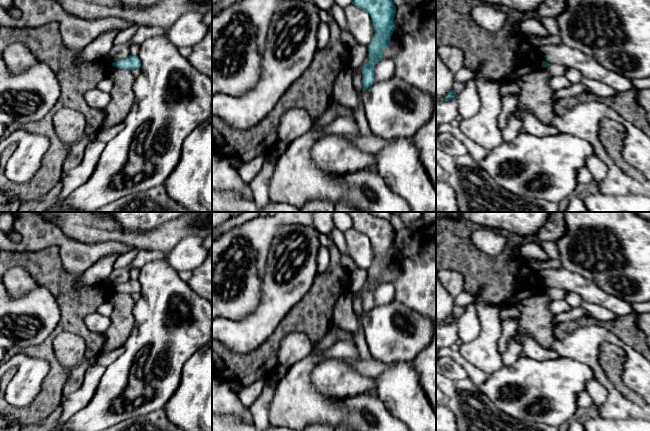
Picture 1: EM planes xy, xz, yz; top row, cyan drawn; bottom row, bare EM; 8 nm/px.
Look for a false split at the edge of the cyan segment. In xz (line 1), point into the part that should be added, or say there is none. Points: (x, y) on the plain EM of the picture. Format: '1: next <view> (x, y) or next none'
1: next none

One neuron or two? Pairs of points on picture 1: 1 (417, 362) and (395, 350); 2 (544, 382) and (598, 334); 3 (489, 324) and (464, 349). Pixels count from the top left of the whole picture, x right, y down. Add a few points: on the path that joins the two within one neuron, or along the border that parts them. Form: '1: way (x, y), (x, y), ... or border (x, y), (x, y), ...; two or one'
1: border (425, 345), (410, 361); two
2: border (559, 355), (578, 360), (586, 364), (591, 370); two
3: way (489, 332), (472, 349); one

